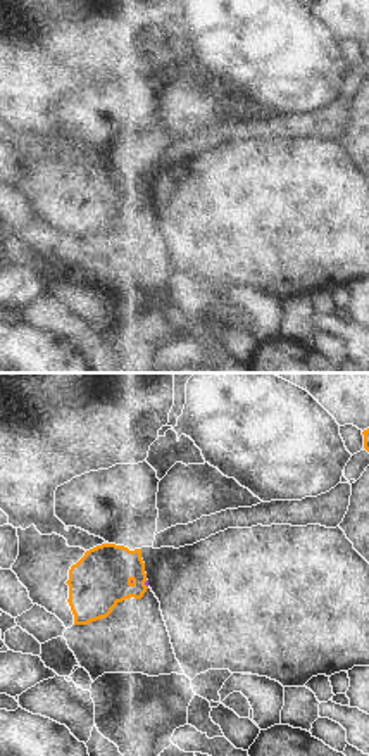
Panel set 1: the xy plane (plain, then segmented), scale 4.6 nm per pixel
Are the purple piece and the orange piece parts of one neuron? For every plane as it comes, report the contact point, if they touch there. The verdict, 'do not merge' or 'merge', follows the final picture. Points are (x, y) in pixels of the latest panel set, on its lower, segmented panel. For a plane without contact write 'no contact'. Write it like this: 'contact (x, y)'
contact (145, 584)

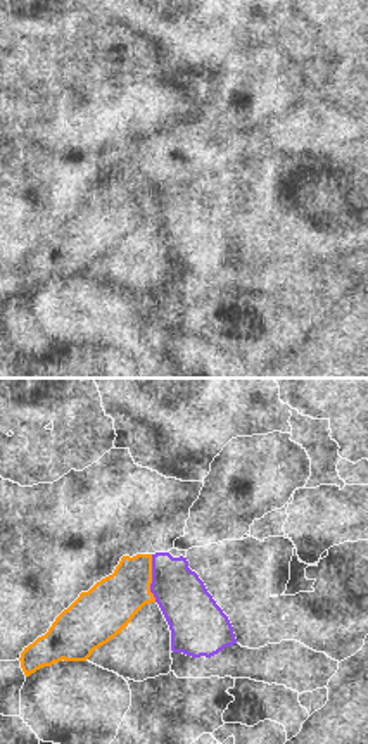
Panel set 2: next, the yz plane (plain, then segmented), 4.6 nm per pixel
contact (152, 579)

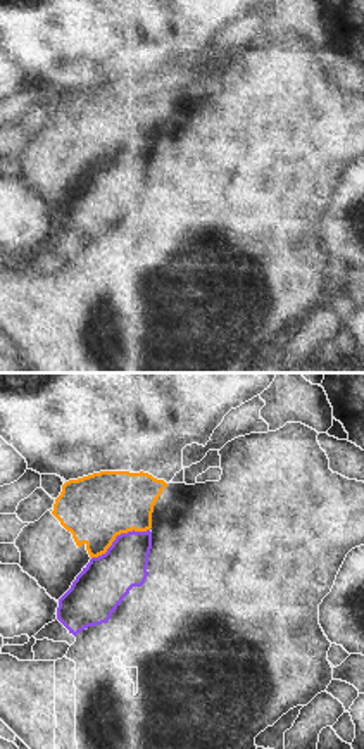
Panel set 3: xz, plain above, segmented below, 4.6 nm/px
contact (118, 535)

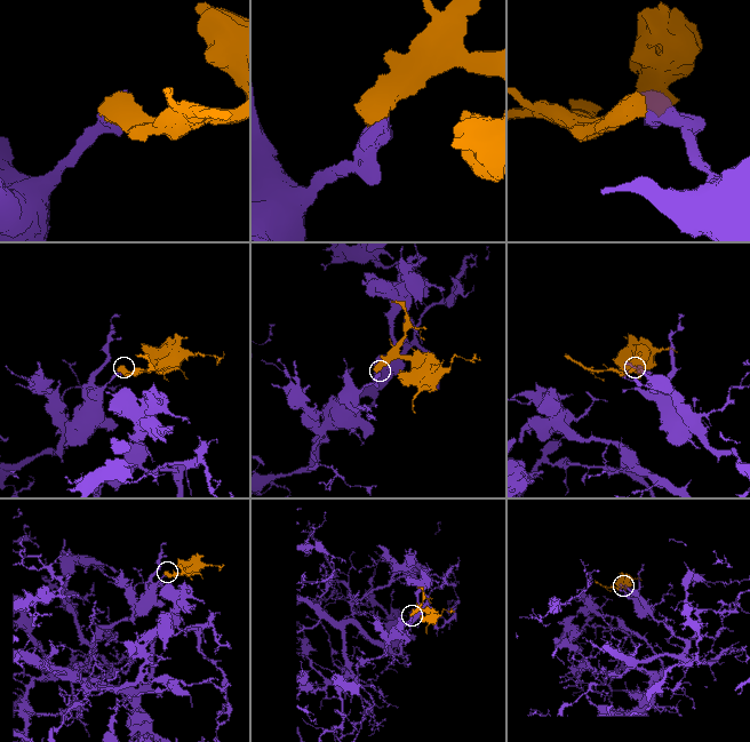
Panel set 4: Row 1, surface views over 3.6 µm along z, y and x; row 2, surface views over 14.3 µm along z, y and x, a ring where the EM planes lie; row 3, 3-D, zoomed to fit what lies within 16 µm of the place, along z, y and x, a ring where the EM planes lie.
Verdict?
do not merge

